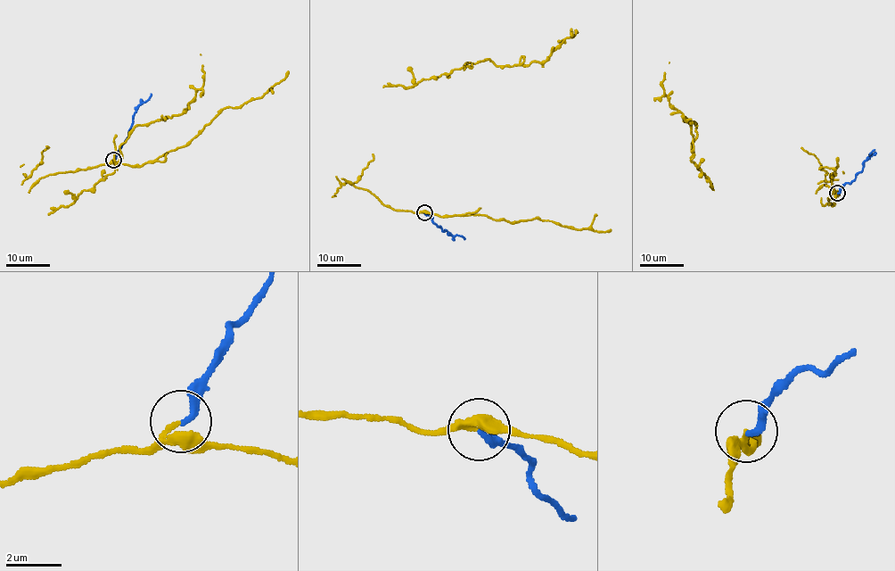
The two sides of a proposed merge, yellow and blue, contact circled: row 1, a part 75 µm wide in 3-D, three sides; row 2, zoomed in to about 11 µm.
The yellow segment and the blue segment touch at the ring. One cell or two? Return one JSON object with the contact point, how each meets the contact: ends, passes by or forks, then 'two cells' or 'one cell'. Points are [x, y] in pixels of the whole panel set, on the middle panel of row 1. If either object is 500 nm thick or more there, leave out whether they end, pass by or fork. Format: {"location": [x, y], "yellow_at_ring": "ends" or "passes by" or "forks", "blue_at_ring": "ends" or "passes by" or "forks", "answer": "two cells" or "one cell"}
{"location": [424, 212], "yellow_at_ring": "passes by", "blue_at_ring": "ends", "answer": "two cells"}

